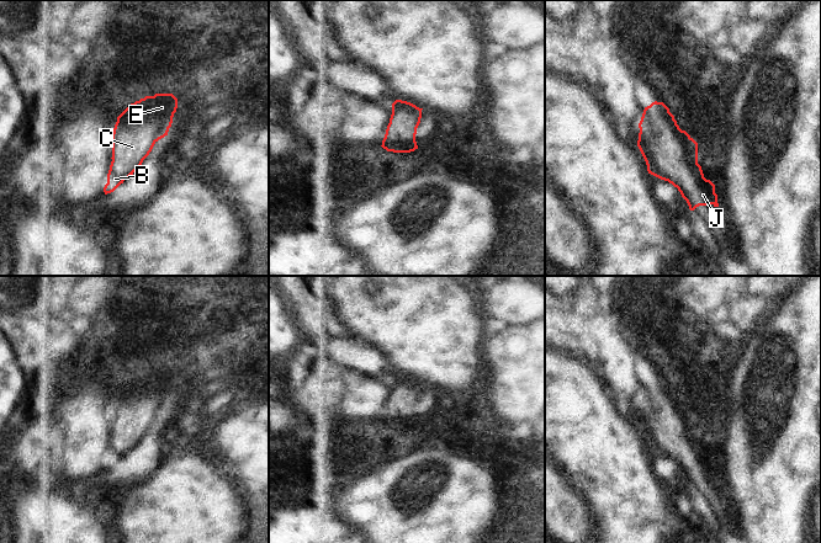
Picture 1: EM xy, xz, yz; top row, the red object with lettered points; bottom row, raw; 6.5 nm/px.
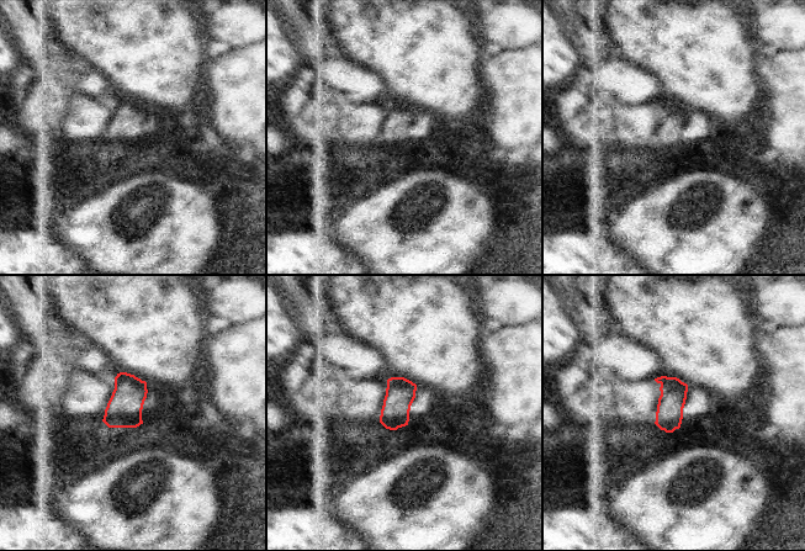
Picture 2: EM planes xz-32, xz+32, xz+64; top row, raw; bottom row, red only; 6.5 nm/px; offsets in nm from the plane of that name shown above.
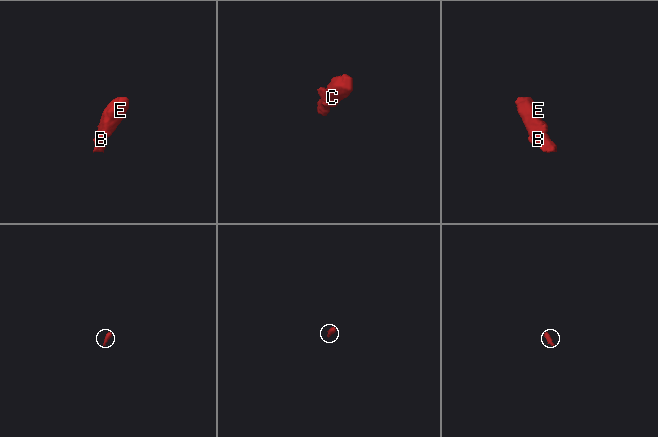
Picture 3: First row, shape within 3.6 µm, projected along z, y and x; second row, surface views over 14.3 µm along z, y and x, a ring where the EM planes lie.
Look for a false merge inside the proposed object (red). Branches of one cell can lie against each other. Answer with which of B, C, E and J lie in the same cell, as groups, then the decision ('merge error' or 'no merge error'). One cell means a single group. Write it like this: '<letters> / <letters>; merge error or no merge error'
B C E J; no merge error

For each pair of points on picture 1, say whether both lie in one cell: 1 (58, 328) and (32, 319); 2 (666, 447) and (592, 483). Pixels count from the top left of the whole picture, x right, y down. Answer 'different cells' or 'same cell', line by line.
1: different cells
2: different cells

